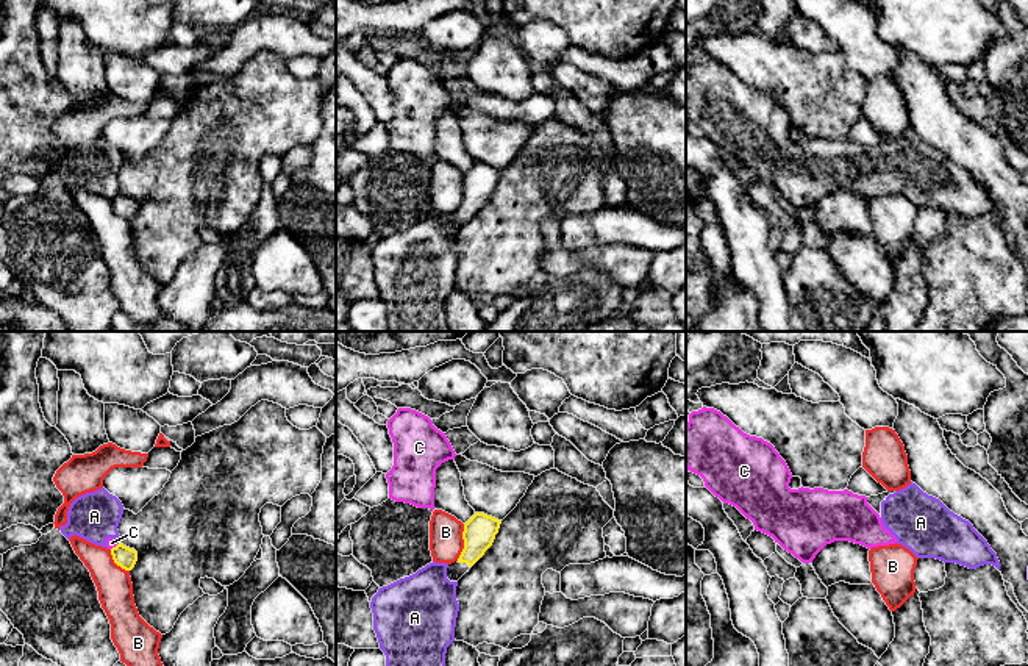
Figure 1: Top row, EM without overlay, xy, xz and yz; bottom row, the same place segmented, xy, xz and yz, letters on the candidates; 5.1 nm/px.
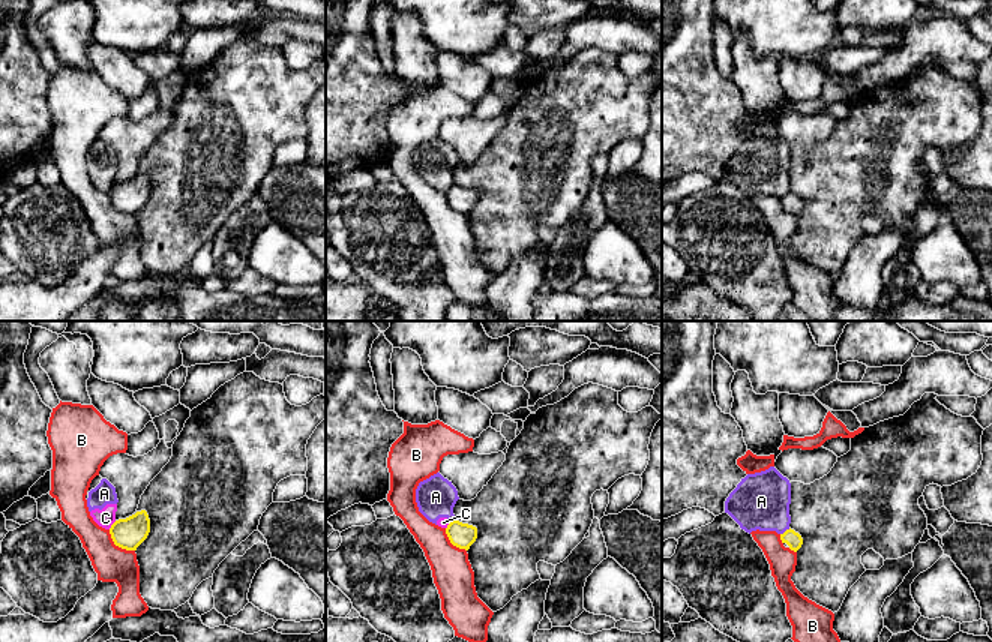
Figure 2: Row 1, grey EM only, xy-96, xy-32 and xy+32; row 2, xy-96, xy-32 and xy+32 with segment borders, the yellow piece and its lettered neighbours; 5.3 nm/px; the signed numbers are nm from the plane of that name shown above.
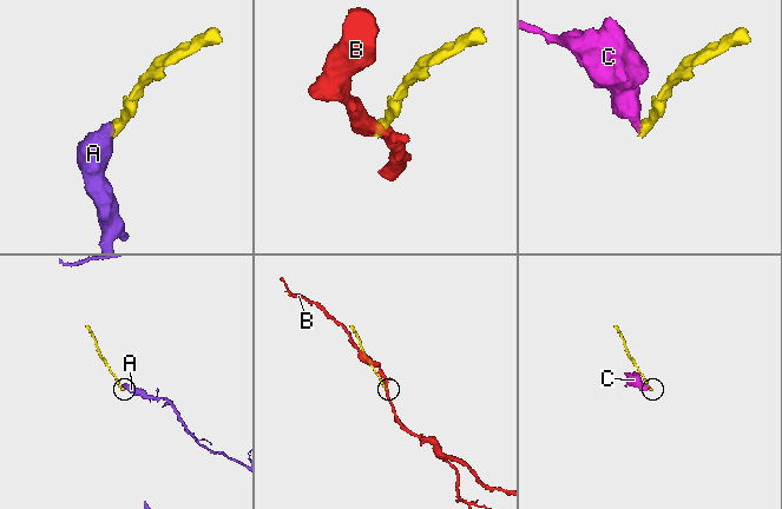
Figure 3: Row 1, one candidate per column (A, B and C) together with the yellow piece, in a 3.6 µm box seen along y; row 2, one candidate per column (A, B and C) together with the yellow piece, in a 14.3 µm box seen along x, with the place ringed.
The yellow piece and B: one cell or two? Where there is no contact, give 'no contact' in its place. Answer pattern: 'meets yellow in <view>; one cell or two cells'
meets yellow in xz; two cells

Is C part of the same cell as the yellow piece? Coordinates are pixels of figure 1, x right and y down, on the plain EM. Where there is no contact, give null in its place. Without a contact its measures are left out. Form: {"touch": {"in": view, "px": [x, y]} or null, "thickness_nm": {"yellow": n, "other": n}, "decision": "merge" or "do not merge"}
{"touch": {"in": "xy", "px": [116, 196]}, "thickness_nm": {"yellow": 110, "other": 50}, "decision": "do not merge"}

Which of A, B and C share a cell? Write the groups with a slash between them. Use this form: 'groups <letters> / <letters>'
groups A C / B

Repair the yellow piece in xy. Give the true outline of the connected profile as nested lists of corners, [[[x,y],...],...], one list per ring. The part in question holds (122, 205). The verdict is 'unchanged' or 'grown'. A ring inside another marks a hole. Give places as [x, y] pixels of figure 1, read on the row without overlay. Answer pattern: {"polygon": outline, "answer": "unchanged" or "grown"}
{"polygon": [[[119,192],[111,199],[112,209],[125,220],[131,220],[137,211],[137,202]]], "answer": "unchanged"}

